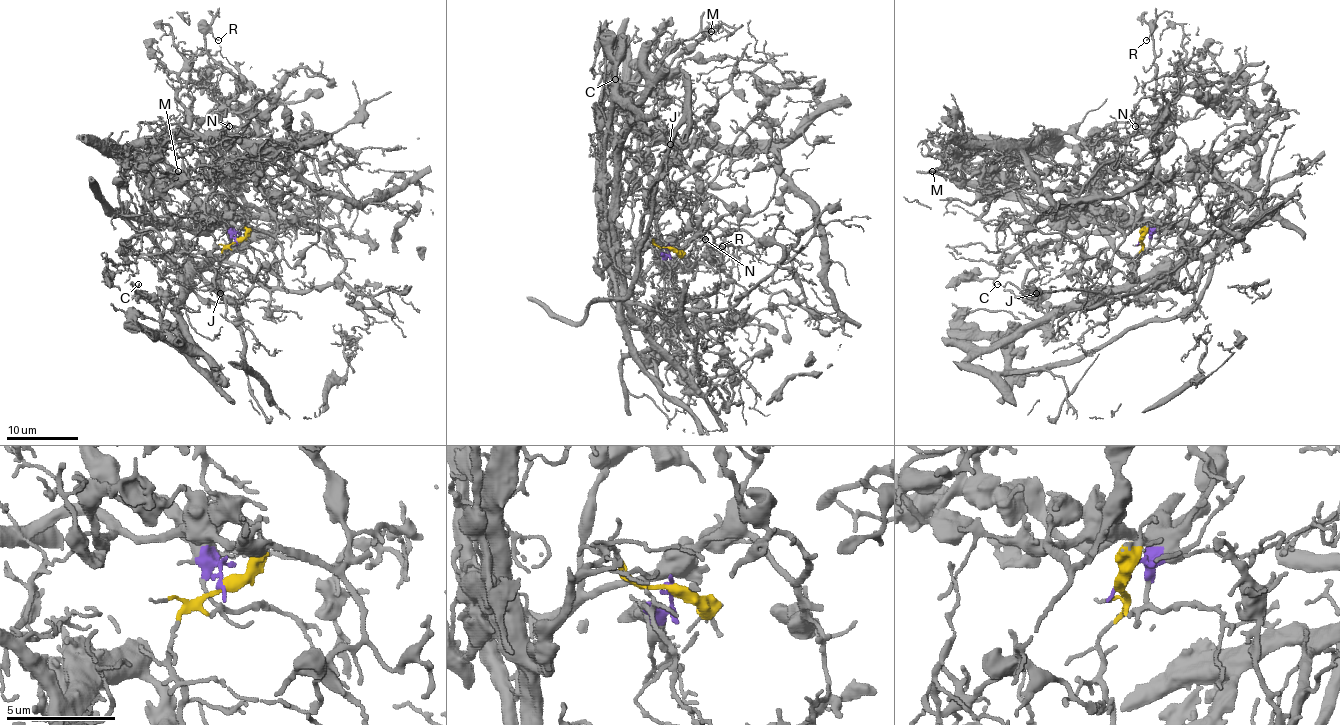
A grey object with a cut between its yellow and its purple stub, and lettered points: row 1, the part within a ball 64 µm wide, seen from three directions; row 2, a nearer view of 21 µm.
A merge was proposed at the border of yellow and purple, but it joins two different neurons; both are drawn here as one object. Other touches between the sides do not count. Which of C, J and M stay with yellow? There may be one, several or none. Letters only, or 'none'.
C, J

